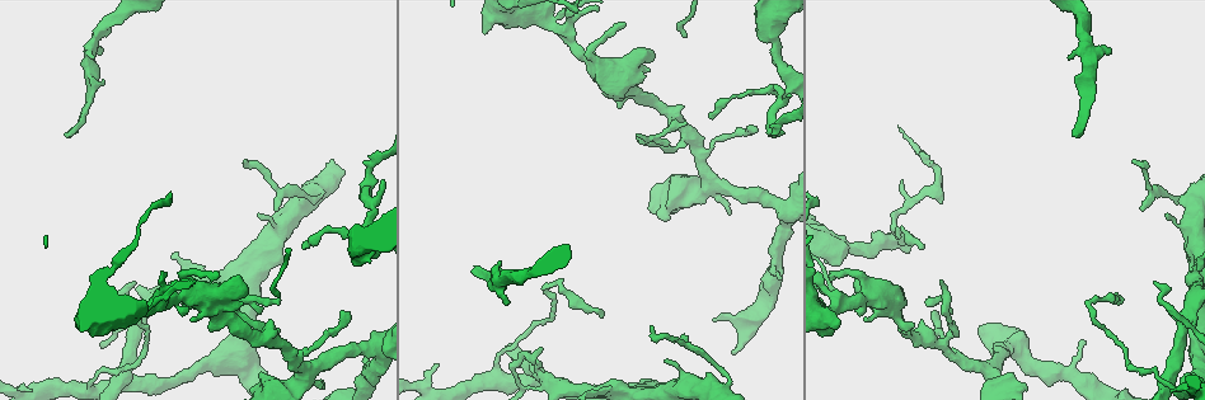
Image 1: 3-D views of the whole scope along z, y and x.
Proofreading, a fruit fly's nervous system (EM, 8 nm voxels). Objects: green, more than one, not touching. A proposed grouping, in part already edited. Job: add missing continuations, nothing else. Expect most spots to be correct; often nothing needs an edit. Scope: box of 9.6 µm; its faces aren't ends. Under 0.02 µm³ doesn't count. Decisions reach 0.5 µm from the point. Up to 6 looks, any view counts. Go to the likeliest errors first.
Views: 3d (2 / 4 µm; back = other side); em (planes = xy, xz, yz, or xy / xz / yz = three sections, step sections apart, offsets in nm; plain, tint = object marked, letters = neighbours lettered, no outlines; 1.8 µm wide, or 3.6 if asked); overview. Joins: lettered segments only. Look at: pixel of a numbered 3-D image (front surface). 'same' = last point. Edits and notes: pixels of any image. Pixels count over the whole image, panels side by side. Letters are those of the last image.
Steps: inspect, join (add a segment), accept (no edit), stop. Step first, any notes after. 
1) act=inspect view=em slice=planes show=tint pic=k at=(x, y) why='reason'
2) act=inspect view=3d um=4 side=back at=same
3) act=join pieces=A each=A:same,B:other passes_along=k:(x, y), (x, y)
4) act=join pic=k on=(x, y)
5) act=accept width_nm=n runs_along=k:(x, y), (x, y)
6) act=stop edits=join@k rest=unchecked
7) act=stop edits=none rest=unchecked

act=inspect view=em slice=yz step=16 show=letters pic=1 at=(1108, 51) why='free end'

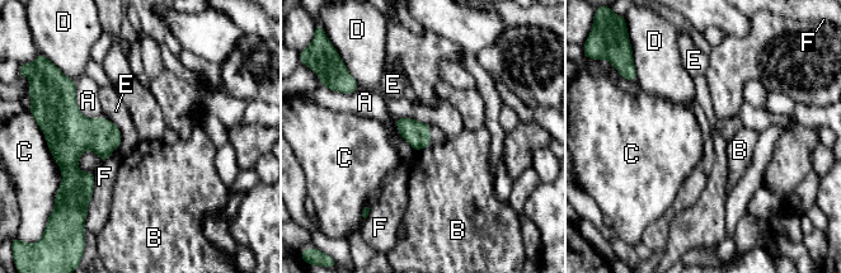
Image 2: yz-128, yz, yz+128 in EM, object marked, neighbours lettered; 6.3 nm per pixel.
act=inspect view=em slice=planes show=letters at=same why='another direction'

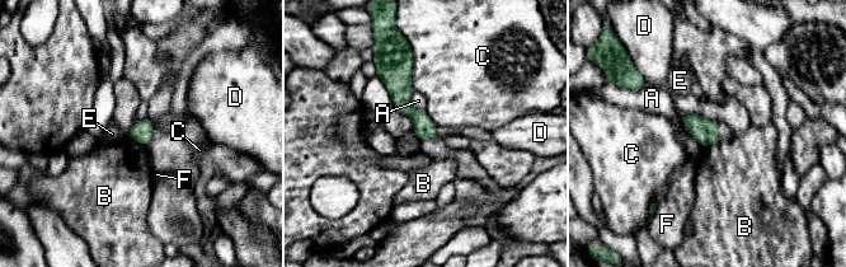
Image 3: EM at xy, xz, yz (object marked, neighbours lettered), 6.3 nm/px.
act=accept each=A:other,B:other,C:other,D:other,E:other,F:other runs_along=3:(407, 59), (402, 102), (422, 136) found='none of them fits'

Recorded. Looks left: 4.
act=inspect view=em slice=planes show=letters pic=1 at=(913, 323) why='free end'

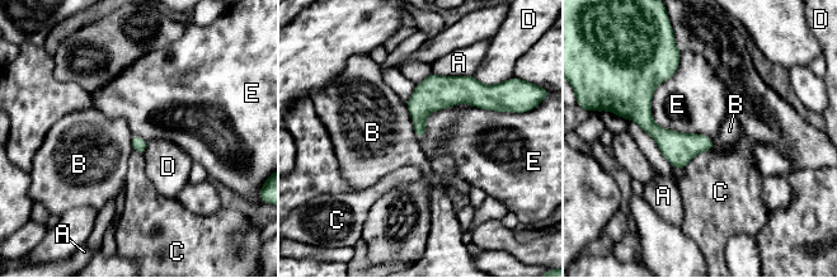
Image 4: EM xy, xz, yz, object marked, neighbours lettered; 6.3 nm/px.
act=accept each=A:other,B:other,C:other,D:other,E:other found='no lettered segment goes on from it'

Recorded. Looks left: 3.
act=inspect view=em slice=planes show=letters pic=1 at=(602, 314) why='long arm stops here'

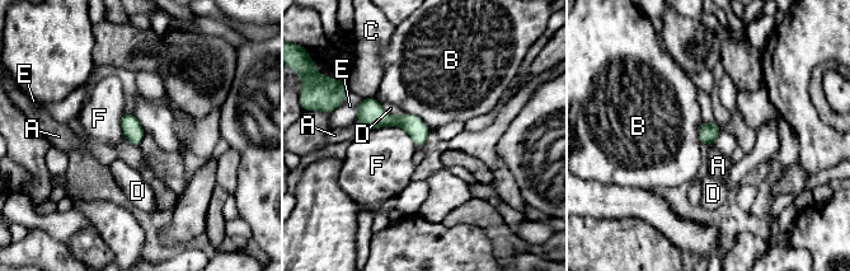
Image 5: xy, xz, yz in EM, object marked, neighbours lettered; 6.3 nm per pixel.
act=accept width_nm=110 each=A:other,B:other,C:other,D:other,E:other,F:other found='no lettered segment goes on from it'

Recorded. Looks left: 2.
act=stop edits=none rest=unchecked

